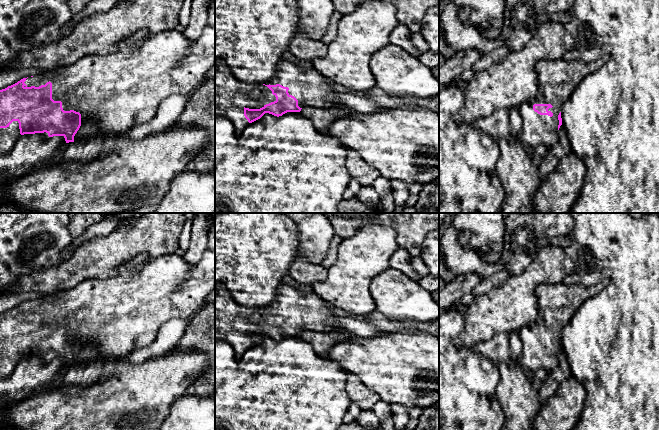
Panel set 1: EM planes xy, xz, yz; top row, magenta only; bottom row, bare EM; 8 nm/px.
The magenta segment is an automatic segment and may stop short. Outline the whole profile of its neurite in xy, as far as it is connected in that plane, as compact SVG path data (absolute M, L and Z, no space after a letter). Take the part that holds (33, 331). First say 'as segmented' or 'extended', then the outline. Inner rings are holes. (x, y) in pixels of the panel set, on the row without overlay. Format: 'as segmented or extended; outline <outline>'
extended; outline M207 249L201 260L196 265L190 265L182 256L173 254L166 254L160 257L153 258L148 253L141 253L136 256L132 261L124 264L118 268L116 275L101 279L89 278L86 279L68 290L59 291L49 294L44 298L23 302L17 307L0 314L0 378L11 375L16 368L18 362L24 358L39 357L45 362L53 360L63 360L66 367L74 366L77 360L77 355L81 349L92 348L101 357L123 358L137 349L150 346L156 339L161 326L173 318L191 318L197 313L206 303L207 296L215 288L215 251Z

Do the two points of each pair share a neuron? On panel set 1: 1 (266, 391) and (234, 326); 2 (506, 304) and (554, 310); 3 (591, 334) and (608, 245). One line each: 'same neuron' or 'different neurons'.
1: different neurons
2: different neurons
3: same neuron

